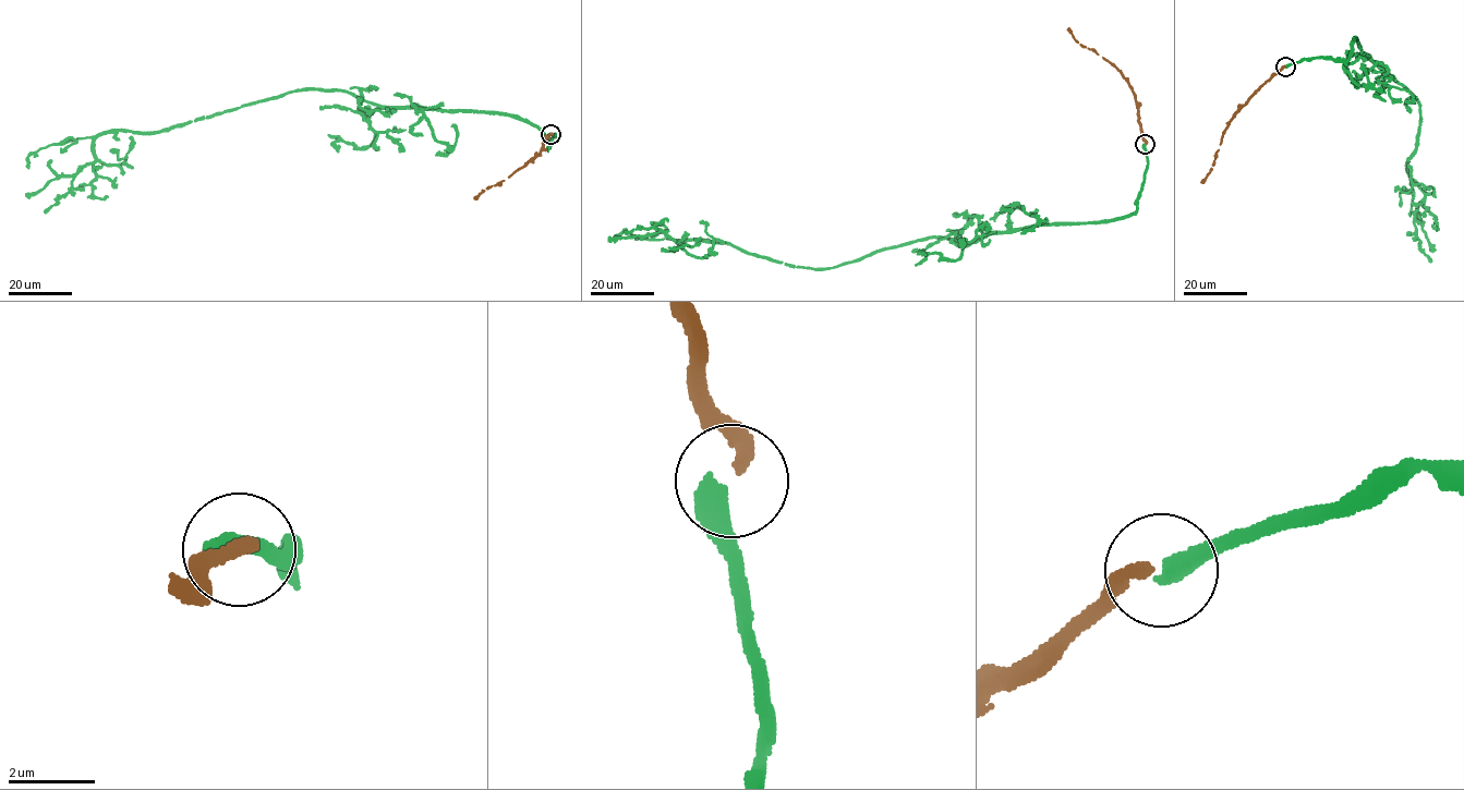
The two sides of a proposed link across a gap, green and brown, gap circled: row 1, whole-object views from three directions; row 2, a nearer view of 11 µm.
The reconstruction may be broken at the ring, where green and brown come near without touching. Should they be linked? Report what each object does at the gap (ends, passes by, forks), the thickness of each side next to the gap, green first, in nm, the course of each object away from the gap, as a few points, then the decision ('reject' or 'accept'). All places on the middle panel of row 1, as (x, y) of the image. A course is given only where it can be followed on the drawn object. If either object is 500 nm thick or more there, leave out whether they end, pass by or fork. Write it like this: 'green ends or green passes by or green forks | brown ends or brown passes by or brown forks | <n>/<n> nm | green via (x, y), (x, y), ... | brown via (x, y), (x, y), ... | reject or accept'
green ends | brown ends | 480/320 nm | green via (1145, 145), (1136, 211), (1100, 221), (924, 238), (821, 269), (729, 243), (681, 247), (661, 231), (608, 241) | brown via (1146, 144), (1128, 83), (1115, 67), (1077, 43), (1068, 27) | accept

